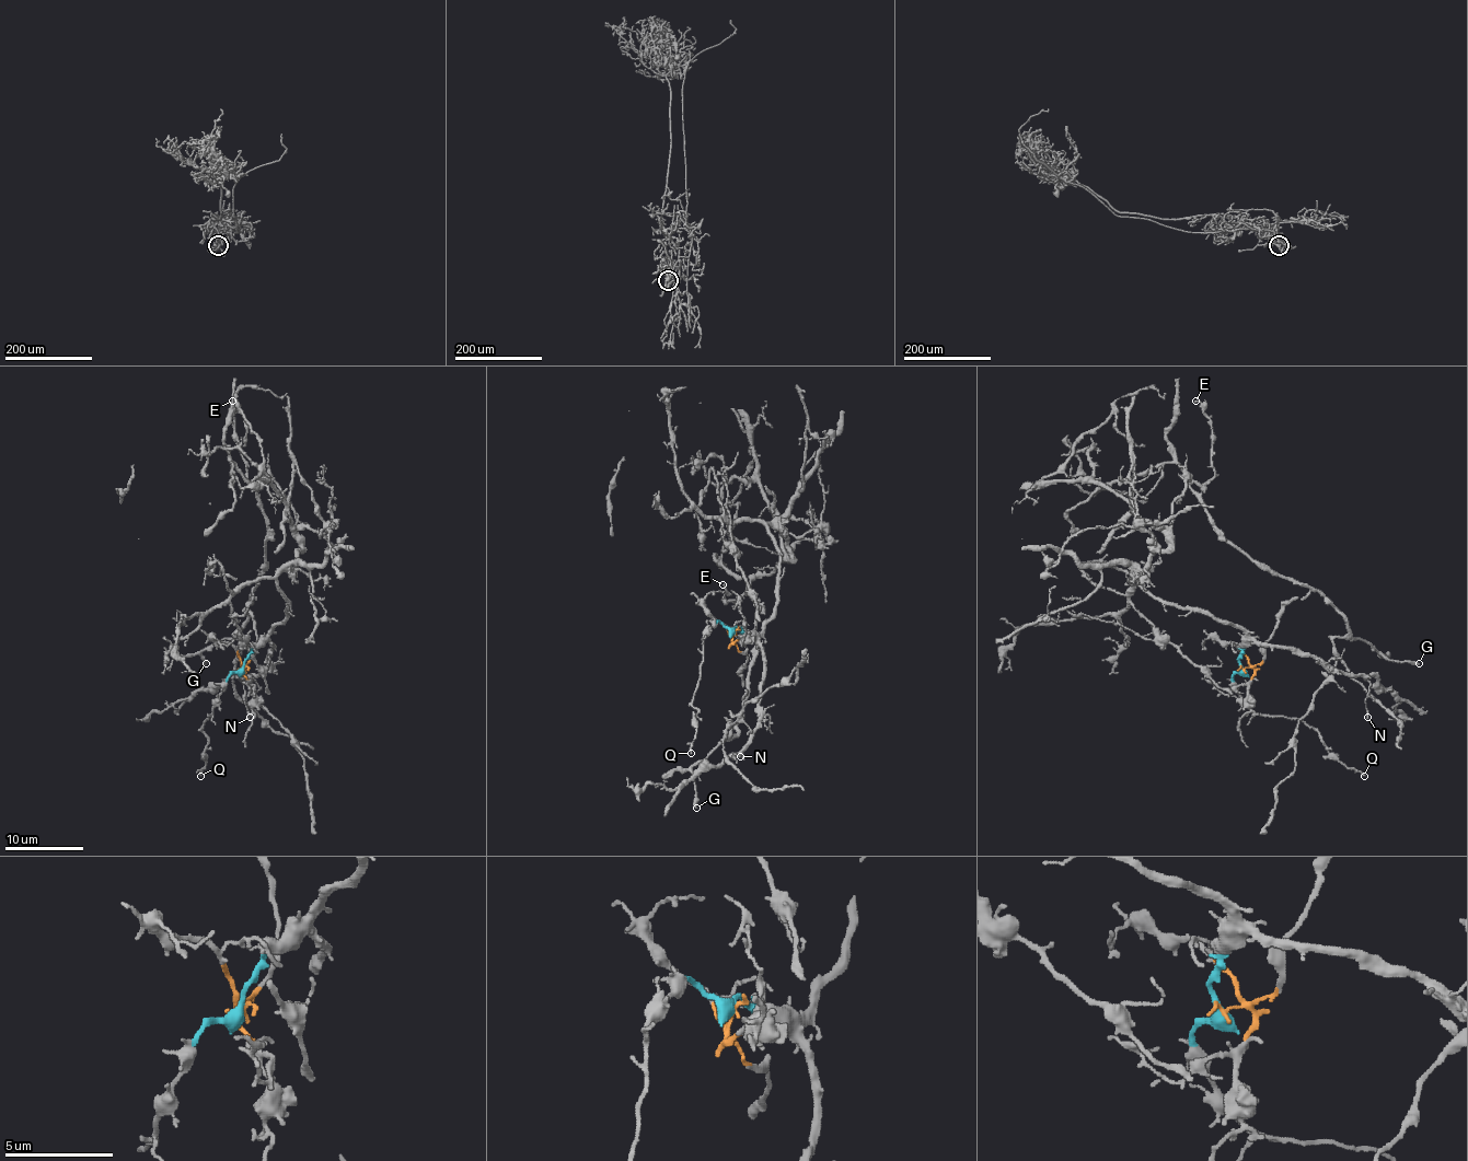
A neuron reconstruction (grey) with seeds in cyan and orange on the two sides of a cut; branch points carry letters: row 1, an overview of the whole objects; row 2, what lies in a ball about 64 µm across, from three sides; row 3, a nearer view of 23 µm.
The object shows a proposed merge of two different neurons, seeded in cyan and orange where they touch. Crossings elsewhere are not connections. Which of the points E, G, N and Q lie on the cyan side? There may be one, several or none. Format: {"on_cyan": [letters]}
{"on_cyan": ["E", "N", "Q"]}

